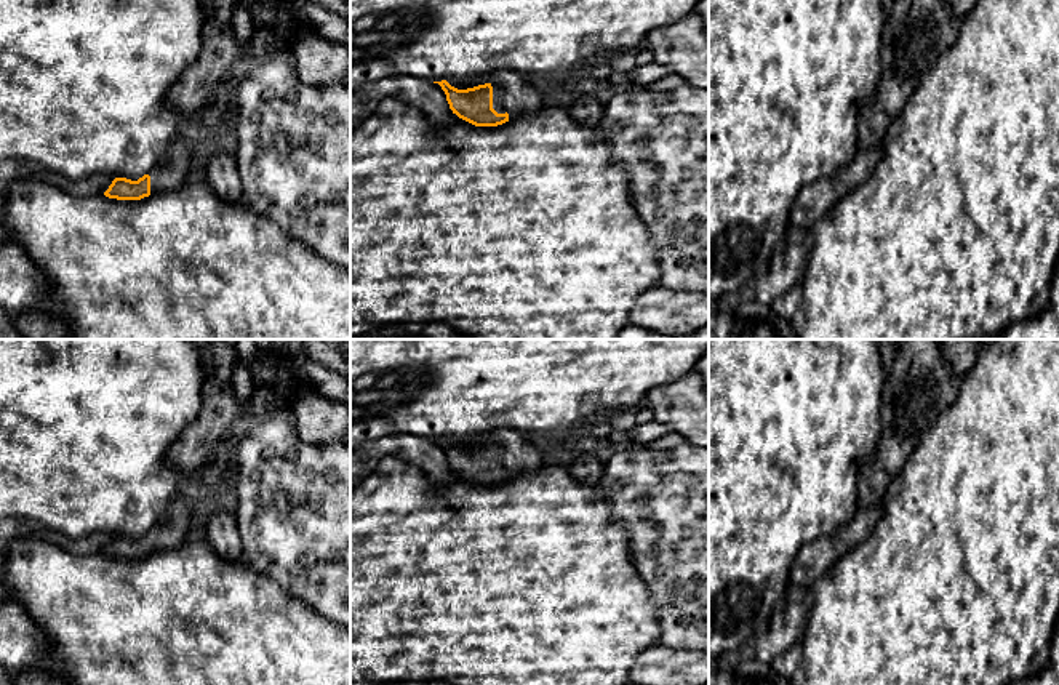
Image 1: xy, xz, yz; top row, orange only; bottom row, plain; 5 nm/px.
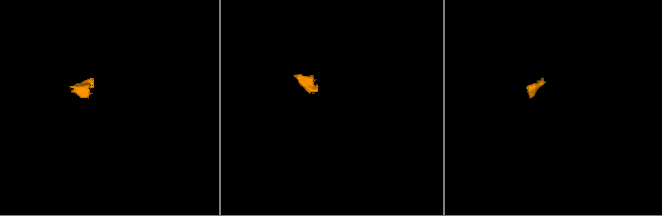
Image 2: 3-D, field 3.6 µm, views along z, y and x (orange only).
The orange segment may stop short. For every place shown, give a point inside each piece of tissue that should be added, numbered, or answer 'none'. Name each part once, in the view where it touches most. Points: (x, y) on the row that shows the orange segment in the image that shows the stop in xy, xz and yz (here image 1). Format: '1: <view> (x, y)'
1: xz (517, 95)

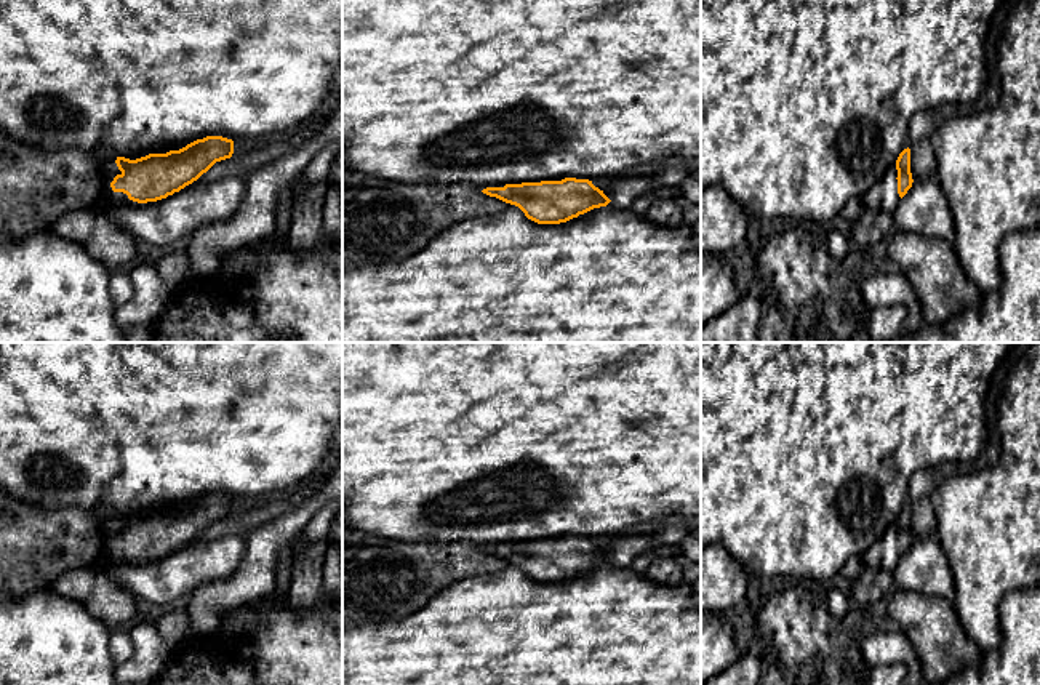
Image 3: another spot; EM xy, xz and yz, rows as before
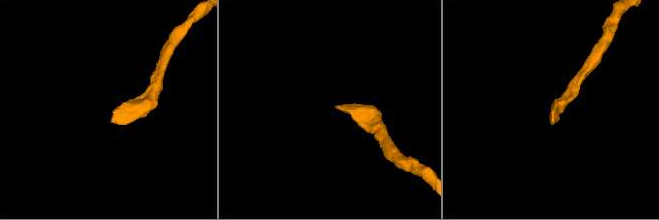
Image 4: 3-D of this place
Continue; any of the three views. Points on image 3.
1: xy (109, 168)

